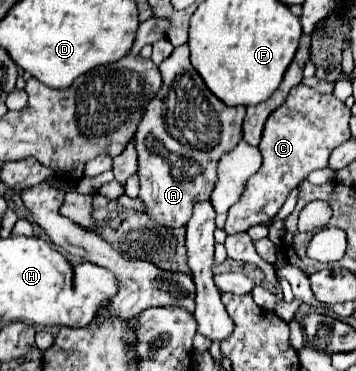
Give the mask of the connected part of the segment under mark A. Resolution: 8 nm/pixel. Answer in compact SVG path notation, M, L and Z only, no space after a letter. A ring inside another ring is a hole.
M186 44L174 48L174 52L158 66L158 70L162 76L162 88L158 90L156 98L148 102L134 136L138 150L140 198L148 208L146 214L154 222L168 228L180 228L186 226L186 222L190 220L194 204L210 198L216 184L216 166L220 156L242 140L242 120L246 108L244 106L230 108L224 102L220 102L210 90L206 90L206 84L202 82L202 78L198 78L196 70L190 66L190 50Z

